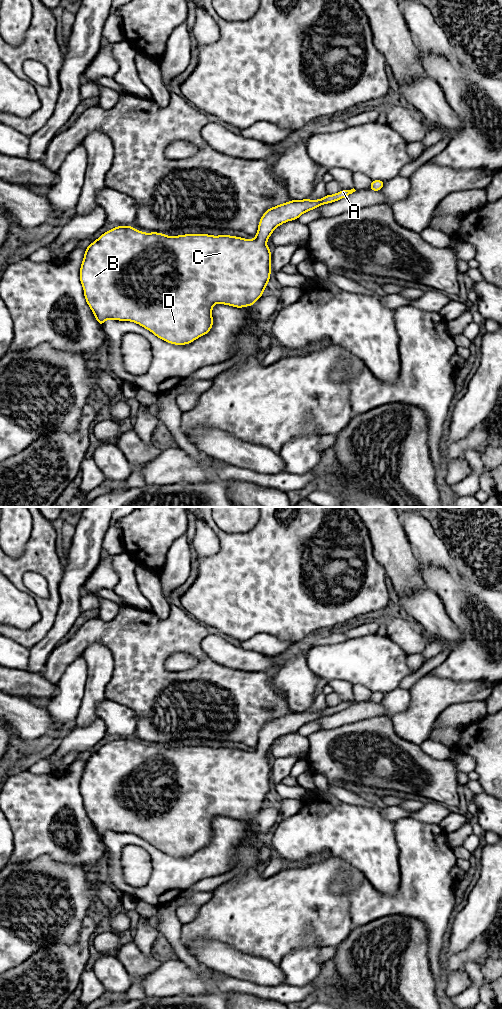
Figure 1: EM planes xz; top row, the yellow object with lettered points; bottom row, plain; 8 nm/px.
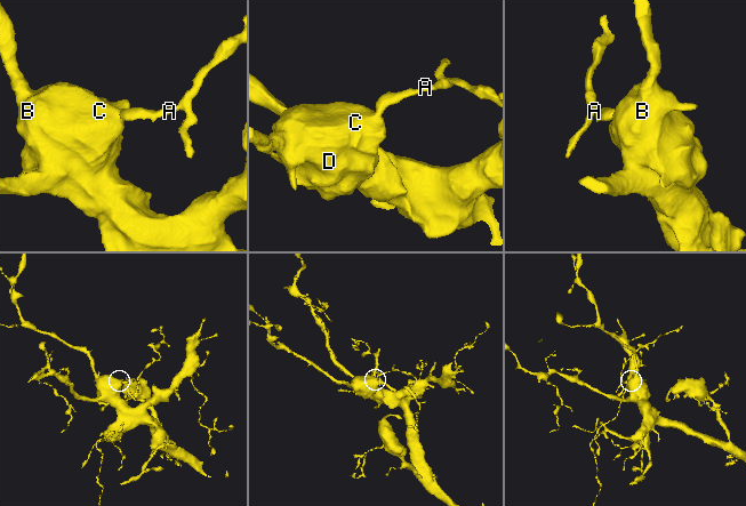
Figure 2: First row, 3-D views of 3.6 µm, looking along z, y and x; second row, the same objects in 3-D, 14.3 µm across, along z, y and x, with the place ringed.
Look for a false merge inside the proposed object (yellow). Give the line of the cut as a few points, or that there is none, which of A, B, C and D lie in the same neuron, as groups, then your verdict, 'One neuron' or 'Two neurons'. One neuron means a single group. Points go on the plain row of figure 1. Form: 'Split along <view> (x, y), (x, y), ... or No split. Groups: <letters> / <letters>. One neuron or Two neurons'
No split. Groups: A B C D. One neuron

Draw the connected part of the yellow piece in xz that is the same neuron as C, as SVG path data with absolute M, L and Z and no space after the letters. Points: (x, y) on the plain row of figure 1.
M341 702L319 712L291 712L272 719L260 731L253 752L208 746L166 748L117 738L86 760L80 779L86 814L101 839L106 831L132 833L168 855L189 856L211 842L214 816L242 820L263 808L271 785L271 762L266 754L276 739L355 703Z

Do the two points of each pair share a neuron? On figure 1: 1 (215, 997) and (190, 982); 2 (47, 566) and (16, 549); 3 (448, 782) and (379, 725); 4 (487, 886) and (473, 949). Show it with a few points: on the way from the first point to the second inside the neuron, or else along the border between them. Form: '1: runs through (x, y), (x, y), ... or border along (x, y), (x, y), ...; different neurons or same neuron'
1: border along (207, 992), (184, 995); different neurons
2: border along (32, 531), (25, 551), (20, 556), (11, 558); different neurons
3: runs through (431, 771), (407, 749), (396, 742); same neuron
4: border along (484, 931), (459, 954); different neurons

